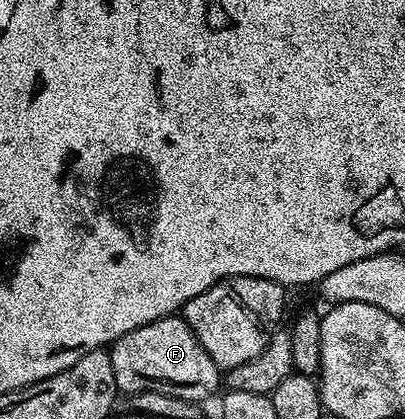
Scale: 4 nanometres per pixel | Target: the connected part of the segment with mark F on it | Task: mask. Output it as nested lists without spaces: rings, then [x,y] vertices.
[[[180,314],[163,316],[149,324],[138,326],[138,330],[130,330],[130,334],[118,338],[116,343],[111,345],[110,351],[114,366],[114,382],[121,393],[157,392],[170,394],[174,398],[203,402],[210,399],[215,394],[216,387],[221,387],[222,384],[221,369],[217,368],[210,354],[206,354],[198,338],[194,338],[190,326]]]

